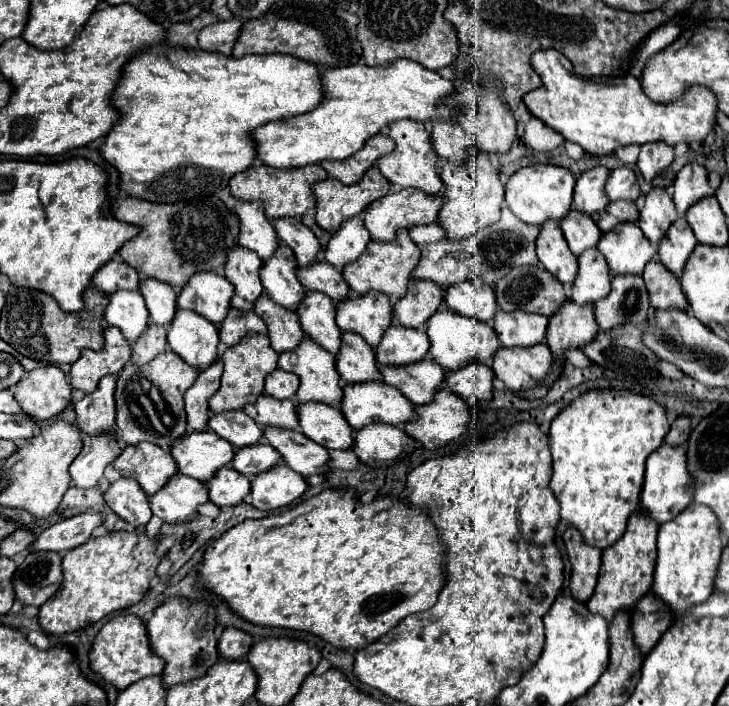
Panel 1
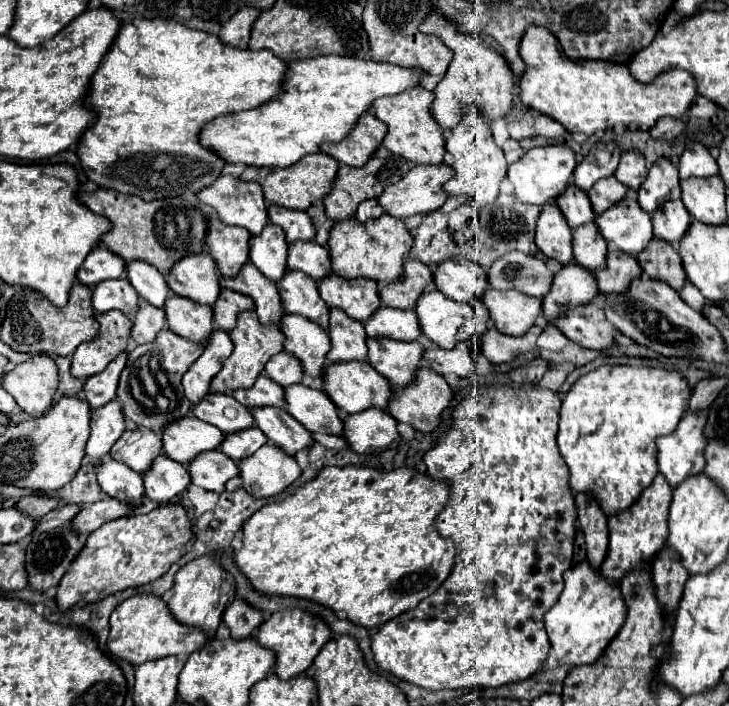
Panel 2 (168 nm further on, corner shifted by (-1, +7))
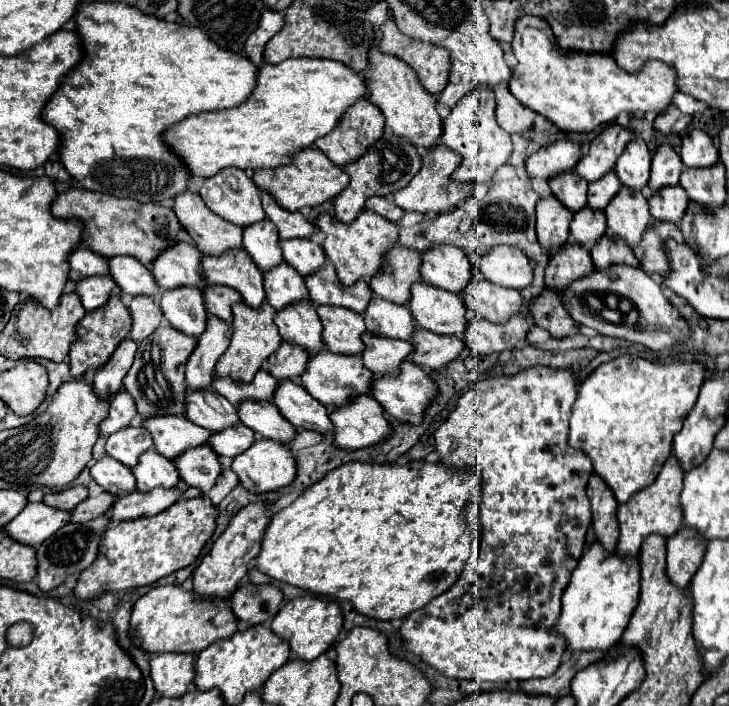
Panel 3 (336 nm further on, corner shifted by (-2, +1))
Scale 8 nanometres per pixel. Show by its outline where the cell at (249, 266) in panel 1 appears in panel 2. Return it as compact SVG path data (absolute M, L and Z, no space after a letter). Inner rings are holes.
M208 219L206 249L218 265L224 277L234 277L242 265L248 261L248 241L250 233L242 227L230 227L220 219Z

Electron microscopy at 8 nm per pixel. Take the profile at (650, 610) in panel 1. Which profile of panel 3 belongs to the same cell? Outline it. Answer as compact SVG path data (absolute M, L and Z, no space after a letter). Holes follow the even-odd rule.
M681 527L671 539L667 539L667 577L669 581L685 589L699 569L703 561L703 545L699 539L695 539L695 533L691 529Z

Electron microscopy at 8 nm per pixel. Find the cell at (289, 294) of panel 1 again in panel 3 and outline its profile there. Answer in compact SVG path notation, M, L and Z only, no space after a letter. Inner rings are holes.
M263 219L243 229L243 249L251 255L251 259L261 271L271 271L283 261L279 233L269 219Z

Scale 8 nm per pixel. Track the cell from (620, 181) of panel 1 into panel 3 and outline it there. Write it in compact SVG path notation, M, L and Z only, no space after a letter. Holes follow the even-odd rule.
M643 139L631 141L615 165L615 173L619 181L625 187L637 191L645 189L649 181L649 169L651 169L651 153Z

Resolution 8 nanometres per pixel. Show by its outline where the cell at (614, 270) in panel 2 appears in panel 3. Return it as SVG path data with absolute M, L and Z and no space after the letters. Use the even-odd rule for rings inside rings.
M609 235L599 239L599 243L595 243L595 247L591 249L591 259L599 271L605 271L607 267L613 265L639 267L639 261L633 255L631 247L627 247L627 243L621 243L619 239L611 239Z

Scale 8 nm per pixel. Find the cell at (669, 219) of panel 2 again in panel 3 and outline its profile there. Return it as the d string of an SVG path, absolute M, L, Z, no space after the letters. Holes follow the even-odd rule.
M679 185L665 187L663 191L649 195L649 207L655 221L667 221L677 225L683 219L687 205L689 205L687 193Z

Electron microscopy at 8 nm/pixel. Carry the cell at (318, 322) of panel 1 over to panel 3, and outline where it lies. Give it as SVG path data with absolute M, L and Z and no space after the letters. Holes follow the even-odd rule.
M287 263L275 267L275 271L267 271L263 277L265 277L267 303L277 311L309 299L305 279Z

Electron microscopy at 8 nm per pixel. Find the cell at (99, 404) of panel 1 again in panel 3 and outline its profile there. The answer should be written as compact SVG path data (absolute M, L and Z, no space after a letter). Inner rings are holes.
M125 339L113 353L113 357L107 361L107 365L103 365L103 369L95 371L93 377L93 391L97 397L109 401L111 397L117 395L117 391L121 391L123 385L123 377L127 373L127 369L133 363L137 351L137 343L131 339Z

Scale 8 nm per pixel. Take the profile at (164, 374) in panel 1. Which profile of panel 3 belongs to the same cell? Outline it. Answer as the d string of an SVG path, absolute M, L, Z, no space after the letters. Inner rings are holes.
M161 325L153 335L139 343L135 361L123 379L123 387L135 399L137 413L143 419L155 415L185 415L185 363L195 347L195 337L183 335L169 325Z

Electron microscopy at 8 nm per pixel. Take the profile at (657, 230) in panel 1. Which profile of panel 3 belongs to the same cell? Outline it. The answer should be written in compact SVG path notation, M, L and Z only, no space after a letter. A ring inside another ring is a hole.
M661 145L651 163L651 179L647 189L651 193L661 191L663 187L675 187L679 183L679 175L683 171L683 163L673 147Z

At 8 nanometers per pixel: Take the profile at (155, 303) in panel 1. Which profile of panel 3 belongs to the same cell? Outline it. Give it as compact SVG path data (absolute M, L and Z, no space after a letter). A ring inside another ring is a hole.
M115 257L109 261L111 277L119 285L123 293L129 295L147 295L147 297L157 297L159 287L147 267L139 263L135 257Z

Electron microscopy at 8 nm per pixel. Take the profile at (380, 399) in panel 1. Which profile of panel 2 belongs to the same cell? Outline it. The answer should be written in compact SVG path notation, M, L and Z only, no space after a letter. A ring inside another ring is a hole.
M366 361L330 363L328 367L324 367L322 381L324 381L326 395L334 401L336 407L340 407L346 413L360 413L360 411L370 409L370 407L386 409L388 401L392 397L392 387L386 381L386 377L382 377L380 373L376 373Z

